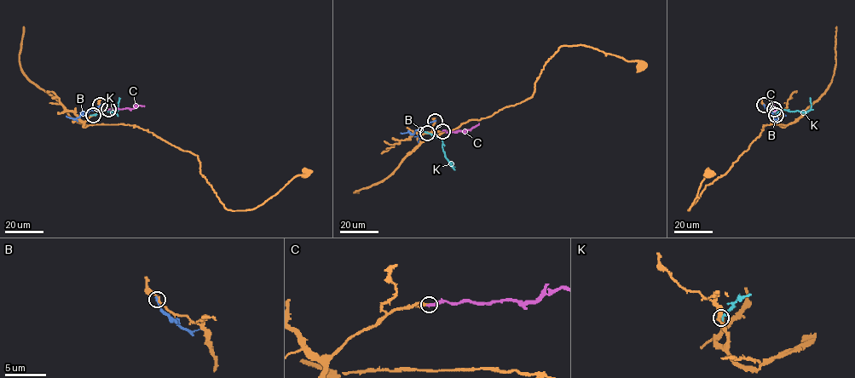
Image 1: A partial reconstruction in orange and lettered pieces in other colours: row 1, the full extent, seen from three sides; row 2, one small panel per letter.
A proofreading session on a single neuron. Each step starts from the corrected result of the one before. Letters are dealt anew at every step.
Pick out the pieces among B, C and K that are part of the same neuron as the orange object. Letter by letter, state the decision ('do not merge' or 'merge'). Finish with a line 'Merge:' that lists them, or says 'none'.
B: do not merge
C: merge
K: do not merge
Merge: C

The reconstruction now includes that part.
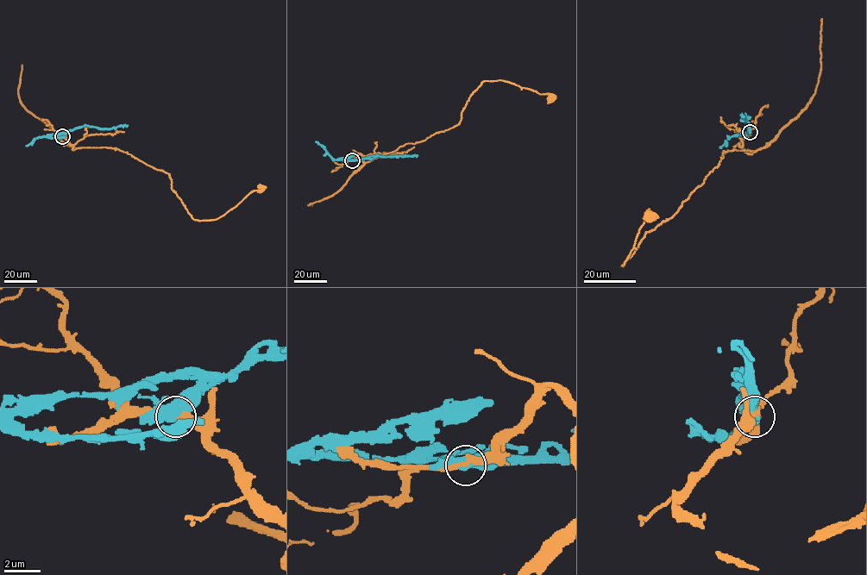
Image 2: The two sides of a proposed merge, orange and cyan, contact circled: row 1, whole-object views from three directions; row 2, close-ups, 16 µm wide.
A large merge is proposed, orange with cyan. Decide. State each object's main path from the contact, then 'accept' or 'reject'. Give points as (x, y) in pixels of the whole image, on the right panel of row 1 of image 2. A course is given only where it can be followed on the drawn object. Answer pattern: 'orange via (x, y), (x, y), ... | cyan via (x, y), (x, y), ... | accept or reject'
orange via (750, 132), (738, 145), (752, 153), (725, 151), (681, 207), (648, 231), (622, 265), (643, 218), (650, 216) | cyan via (750, 132), (747, 118), (744, 116), (742, 120), (743, 116) | reject

